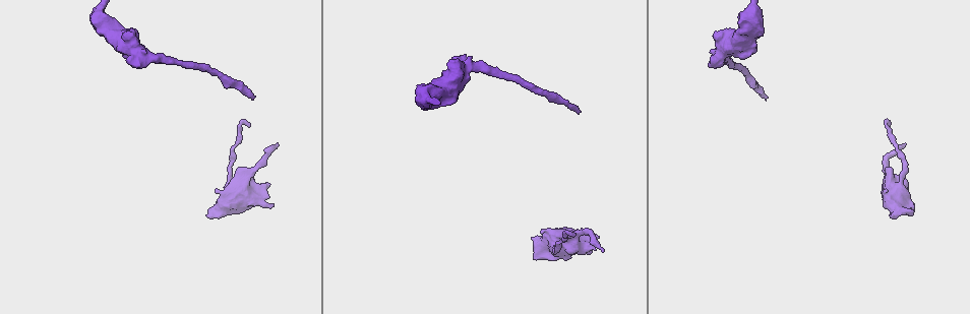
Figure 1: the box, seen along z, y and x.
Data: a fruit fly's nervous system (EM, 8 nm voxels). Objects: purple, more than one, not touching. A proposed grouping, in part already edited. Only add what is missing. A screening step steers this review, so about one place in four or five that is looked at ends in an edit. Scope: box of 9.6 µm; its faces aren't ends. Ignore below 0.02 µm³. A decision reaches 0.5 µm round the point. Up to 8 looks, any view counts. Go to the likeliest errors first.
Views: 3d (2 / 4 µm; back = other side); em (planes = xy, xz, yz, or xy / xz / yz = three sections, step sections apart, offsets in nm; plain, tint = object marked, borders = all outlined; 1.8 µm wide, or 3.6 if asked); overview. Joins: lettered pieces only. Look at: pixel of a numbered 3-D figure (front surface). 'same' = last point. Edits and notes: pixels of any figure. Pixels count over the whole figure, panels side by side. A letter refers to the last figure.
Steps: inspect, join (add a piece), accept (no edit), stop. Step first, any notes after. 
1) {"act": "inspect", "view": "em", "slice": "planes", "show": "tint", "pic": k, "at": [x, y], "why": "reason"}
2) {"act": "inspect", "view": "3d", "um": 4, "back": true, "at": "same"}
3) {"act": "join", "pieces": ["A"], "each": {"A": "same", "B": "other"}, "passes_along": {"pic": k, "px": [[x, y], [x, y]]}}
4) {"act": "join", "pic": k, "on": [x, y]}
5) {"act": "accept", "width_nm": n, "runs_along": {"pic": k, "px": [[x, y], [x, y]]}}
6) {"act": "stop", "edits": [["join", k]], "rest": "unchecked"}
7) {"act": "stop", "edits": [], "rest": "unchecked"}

{"act": "inspect", "view": "3d", "um": 2, "pic": 1, "at": [766, 98], "why": "branch stops here"}

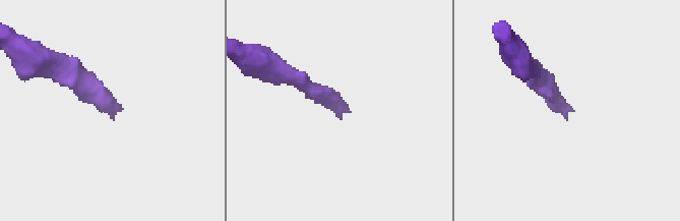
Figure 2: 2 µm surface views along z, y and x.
{"act": "inspect", "view": "em", "slice": "planes", "show": "plain", "pic": 2, "at": [340, 112], "why": "need the tissue"}

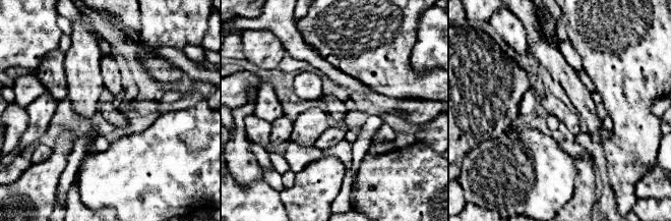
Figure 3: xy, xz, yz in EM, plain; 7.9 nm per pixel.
{"act": "inspect", "view": "em", "slice": "planes", "show": "borders", "at": "same"}

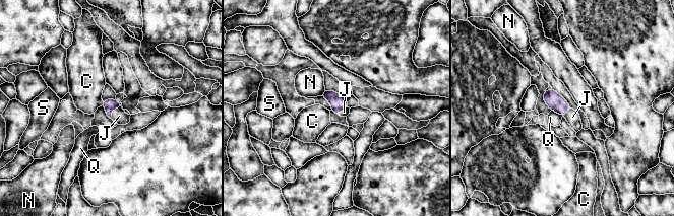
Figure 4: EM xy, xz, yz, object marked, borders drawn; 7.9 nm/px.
{"act": "join", "pieces": ["J"], "width_nm": 100, "each": {"C": "other", "J": "same", "N": "other", "Q": "other", "S": "other"}, "passes_along": {"pic": 4, "px": [[109, 104], [113, 109], [119, 116]]}, "found": "the cell continues"}

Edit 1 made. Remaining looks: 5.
{"act": "inspect", "view": "overview"}

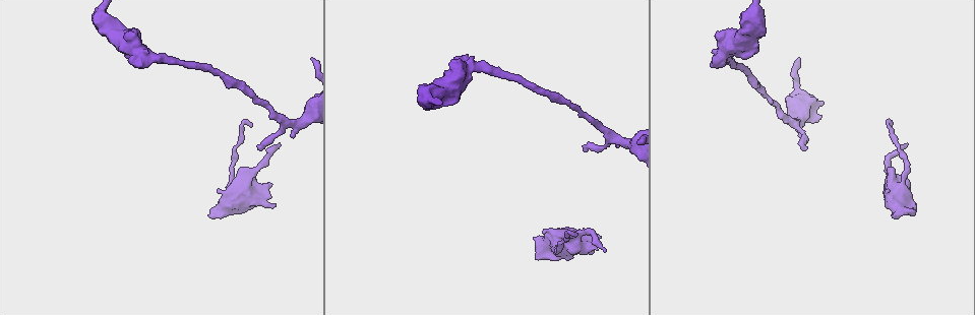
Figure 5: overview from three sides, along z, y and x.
{"act": "inspect", "view": "3d", "um": 4, "pic": 5, "at": [280, 144], "why": "an open end"}

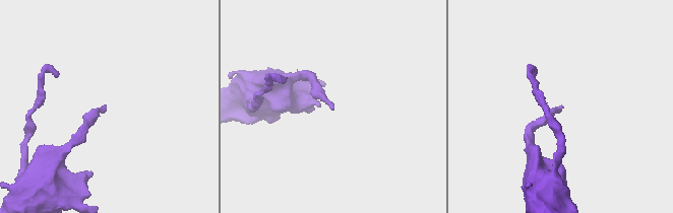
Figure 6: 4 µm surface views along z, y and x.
{"act": "inspect", "view": "em", "slice": "planes", "show": "borders", "pic": 6, "at": [560, 108]}

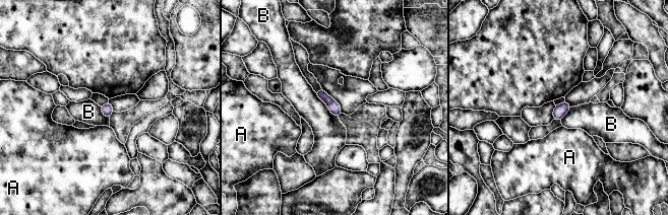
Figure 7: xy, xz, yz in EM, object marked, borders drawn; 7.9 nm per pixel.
{"act": "accept", "each": {"A": "other", "B": "other"}, "found": "no lettered piece goes on from it"}

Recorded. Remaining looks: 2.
{"act": "inspect", "view": "em", "slice": "xz", "step": 8, "show": "borders", "pic": 5, "at": [259, 149]}

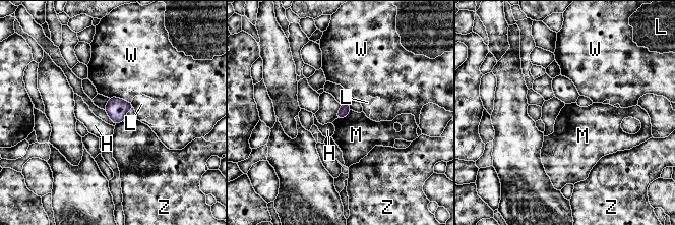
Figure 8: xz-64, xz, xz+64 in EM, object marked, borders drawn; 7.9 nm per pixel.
{"act": "inspect", "view": "em", "slice": "planes", "show": "borders", "at": "same"}

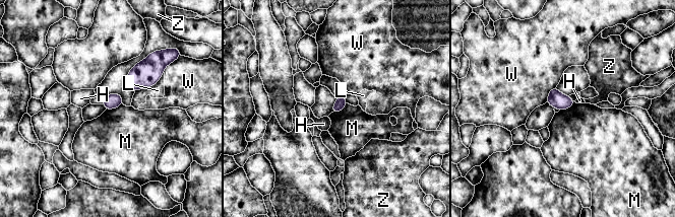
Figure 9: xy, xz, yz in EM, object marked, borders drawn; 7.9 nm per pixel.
{"act": "accept", "width_nm": 90, "each": {"H": "other", "L": "other", "M": "other", "W": "other", "Z": "other"}, "border": {"pic": 9, "px": [[122, 103], [113, 109], [106, 110]]}, "found": "no lettered piece goes on from it"}

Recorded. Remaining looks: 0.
{"act": "stop", "edits": [["join", 4]], "rest": "unchecked"}

